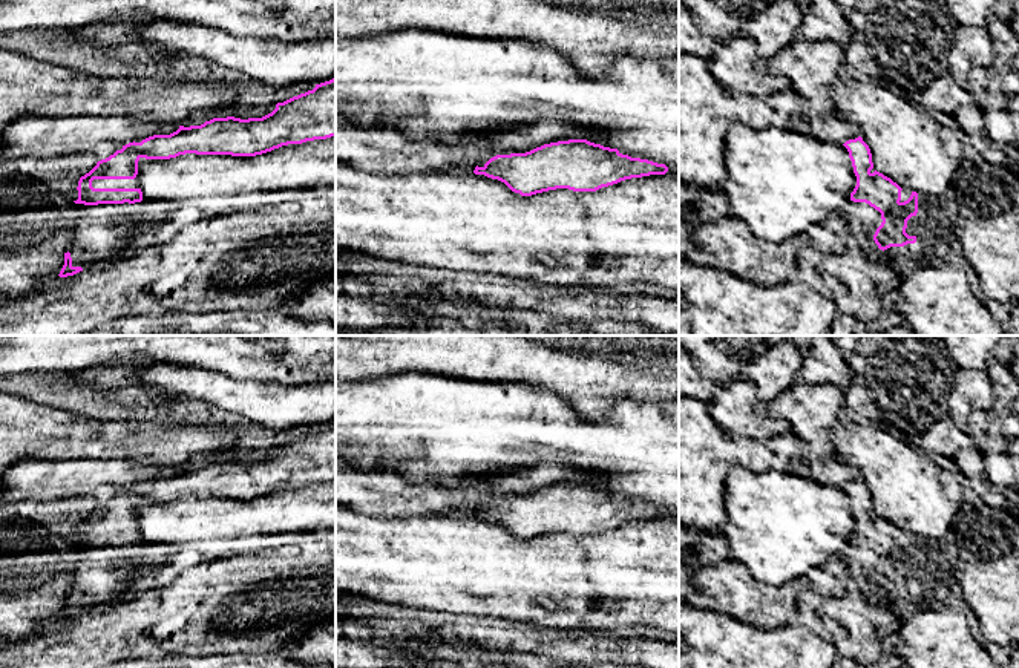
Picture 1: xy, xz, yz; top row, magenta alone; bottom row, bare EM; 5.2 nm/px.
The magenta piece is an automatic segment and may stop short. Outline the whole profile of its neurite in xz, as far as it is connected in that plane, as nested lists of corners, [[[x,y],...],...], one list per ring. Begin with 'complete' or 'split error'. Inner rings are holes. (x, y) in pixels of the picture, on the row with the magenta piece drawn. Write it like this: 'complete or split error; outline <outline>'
complete; outline [[[587,139],[558,141],[526,153],[496,155],[473,170],[475,175],[504,182],[521,196],[556,188],[596,192],[625,179],[667,172],[665,164],[631,158]]]

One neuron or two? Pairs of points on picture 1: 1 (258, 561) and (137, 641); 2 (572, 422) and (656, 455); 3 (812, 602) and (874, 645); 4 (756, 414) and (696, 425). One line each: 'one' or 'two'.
1: one
2: one
3: one
4: two

